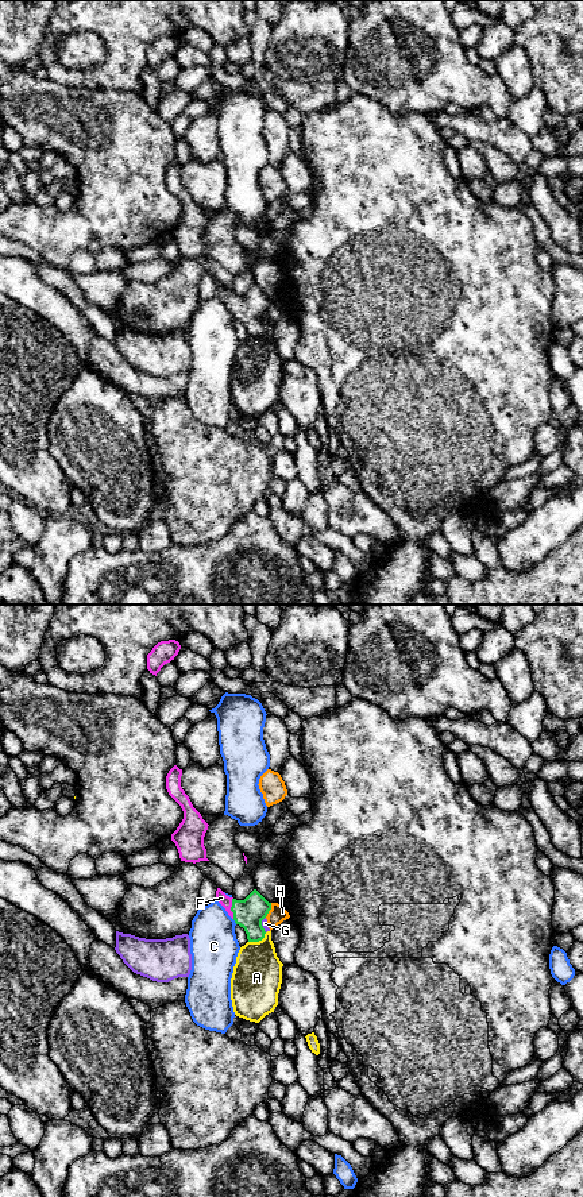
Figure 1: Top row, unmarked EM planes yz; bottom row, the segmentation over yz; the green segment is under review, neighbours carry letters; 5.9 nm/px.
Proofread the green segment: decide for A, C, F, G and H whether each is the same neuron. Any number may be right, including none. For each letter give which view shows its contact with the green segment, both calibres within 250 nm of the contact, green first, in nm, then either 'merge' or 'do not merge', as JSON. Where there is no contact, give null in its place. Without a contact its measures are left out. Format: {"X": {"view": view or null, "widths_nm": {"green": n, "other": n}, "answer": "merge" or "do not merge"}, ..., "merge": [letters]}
{"A": {"view": "yz", "widths_nm": {"green": 180, "other": 300}, "answer": "do not merge"}, "C": {"view": "yz", "widths_nm": {"green": 180, "other": 280}, "answer": "do not merge"}, "F": {"view": "yz", "widths_nm": {"green": 180, "other": 70}, "answer": "merge"}, "G": {"view": "yz", "widths_nm": {"green": 180, "other": 40}, "answer": "do not merge"}, "H": {"view": "yz", "widths_nm": {"green": 180, "other": 100}, "answer": "do not merge"}, "merge": ["F"]}

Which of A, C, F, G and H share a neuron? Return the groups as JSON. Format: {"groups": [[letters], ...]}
{"groups": [["A"], ["C"], ["F"], ["G"], ["H"]]}

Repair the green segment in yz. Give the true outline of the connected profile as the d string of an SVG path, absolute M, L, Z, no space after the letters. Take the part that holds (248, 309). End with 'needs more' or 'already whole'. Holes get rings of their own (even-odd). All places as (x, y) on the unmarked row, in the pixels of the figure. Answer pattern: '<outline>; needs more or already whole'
M217 283L215 296L225 304L236 320L244 324L248 337L259 337L265 333L266 327L262 321L262 316L271 305L271 298L256 285L244 296L236 296Z; needs more

